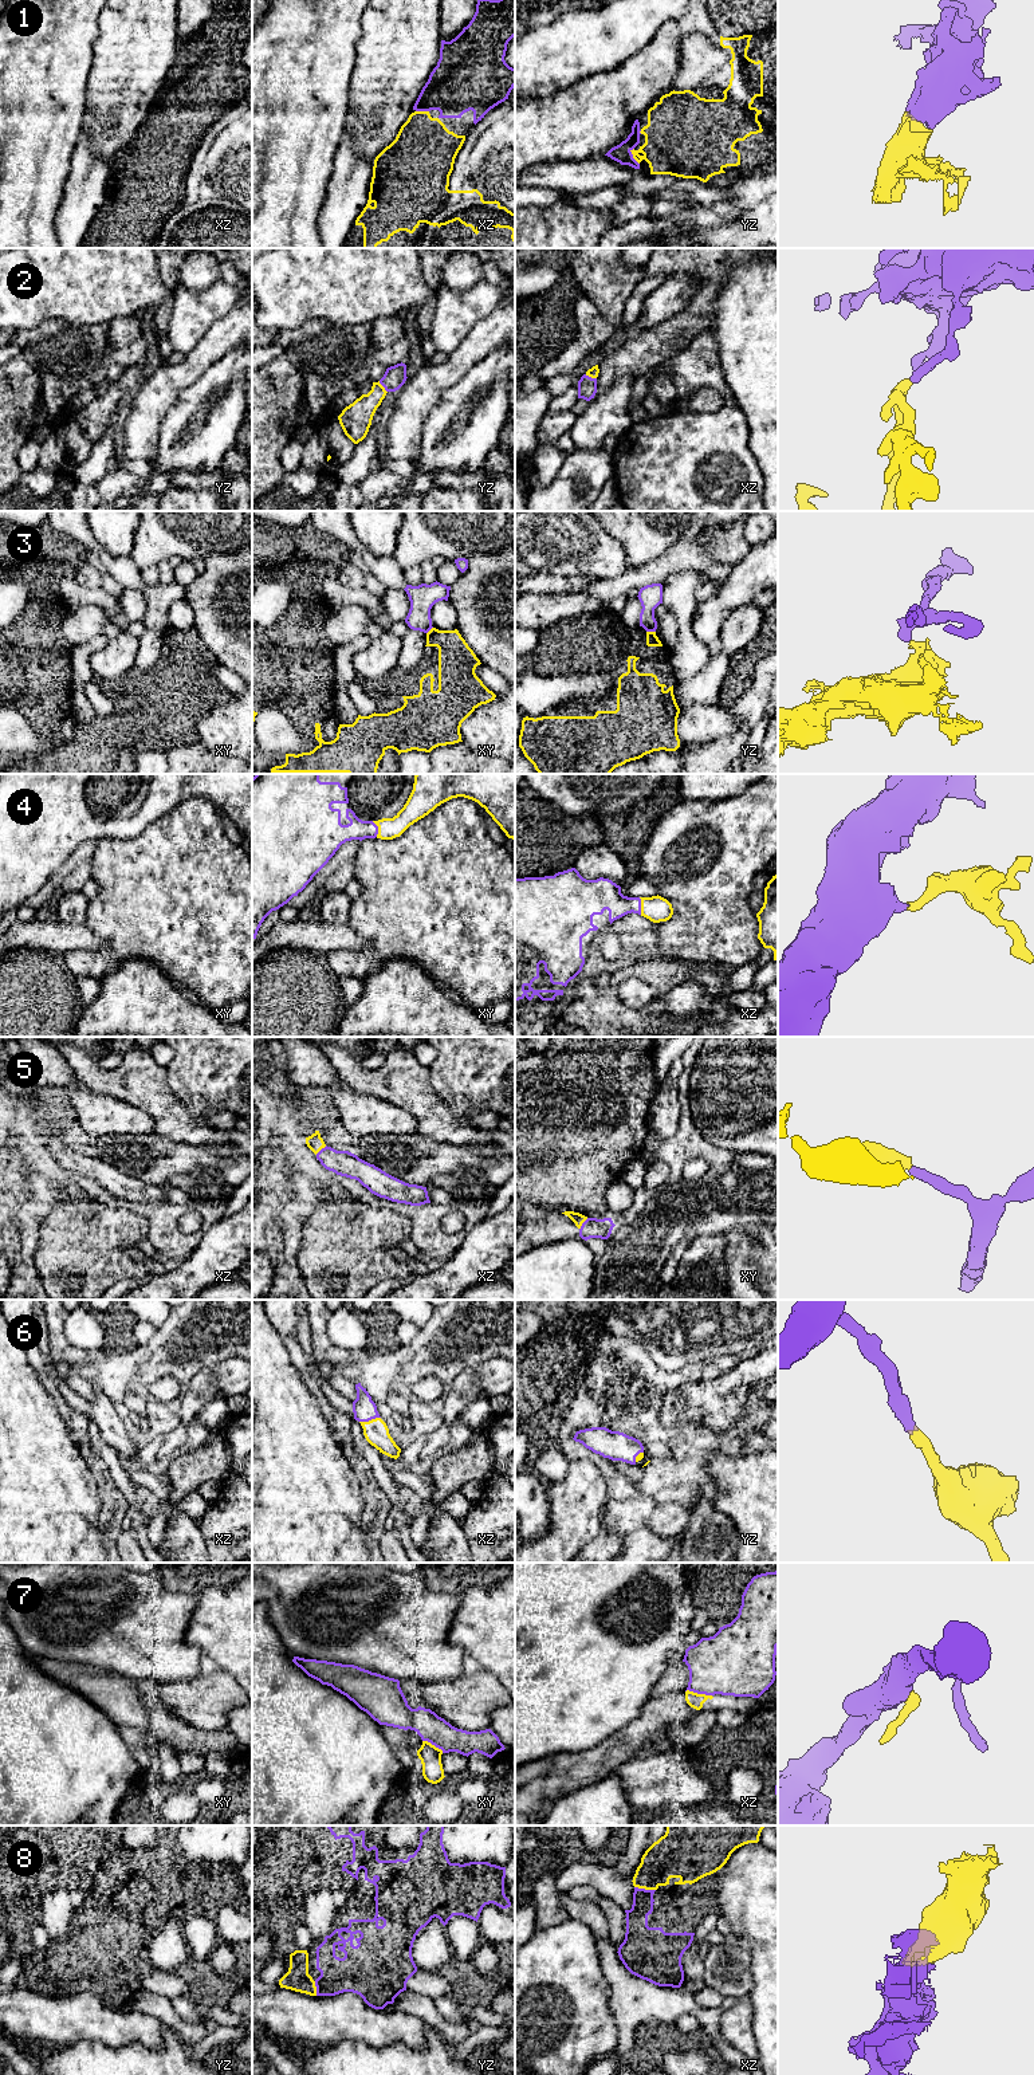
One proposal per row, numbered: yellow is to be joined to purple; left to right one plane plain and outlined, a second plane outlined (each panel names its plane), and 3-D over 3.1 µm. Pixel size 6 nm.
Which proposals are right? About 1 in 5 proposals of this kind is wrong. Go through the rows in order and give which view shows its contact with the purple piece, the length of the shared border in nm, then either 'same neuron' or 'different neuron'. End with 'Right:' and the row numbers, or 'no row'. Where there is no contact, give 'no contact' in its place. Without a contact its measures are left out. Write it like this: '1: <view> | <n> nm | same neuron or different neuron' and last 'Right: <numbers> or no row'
1: yz | 110 nm | same neuron
2: yz | 90 nm | same neuron
3: yz | 60 nm | different neuron
4: xz | 110 nm | same neuron
5: xy | 90 nm | same neuron
6: xz | 130 nm | same neuron
7: xz | 160 nm | same neuron
8: xz | 130 nm | same neuron
Right: 1, 2, 4, 5, 6, 7, 8

